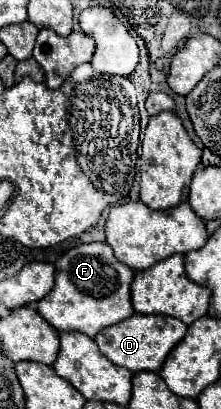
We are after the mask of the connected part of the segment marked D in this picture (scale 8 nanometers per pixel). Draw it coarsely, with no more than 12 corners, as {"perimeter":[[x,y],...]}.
{"perimeter":[[134,314],[96,334],[130,372],[160,372],[188,332],[178,318]]}

